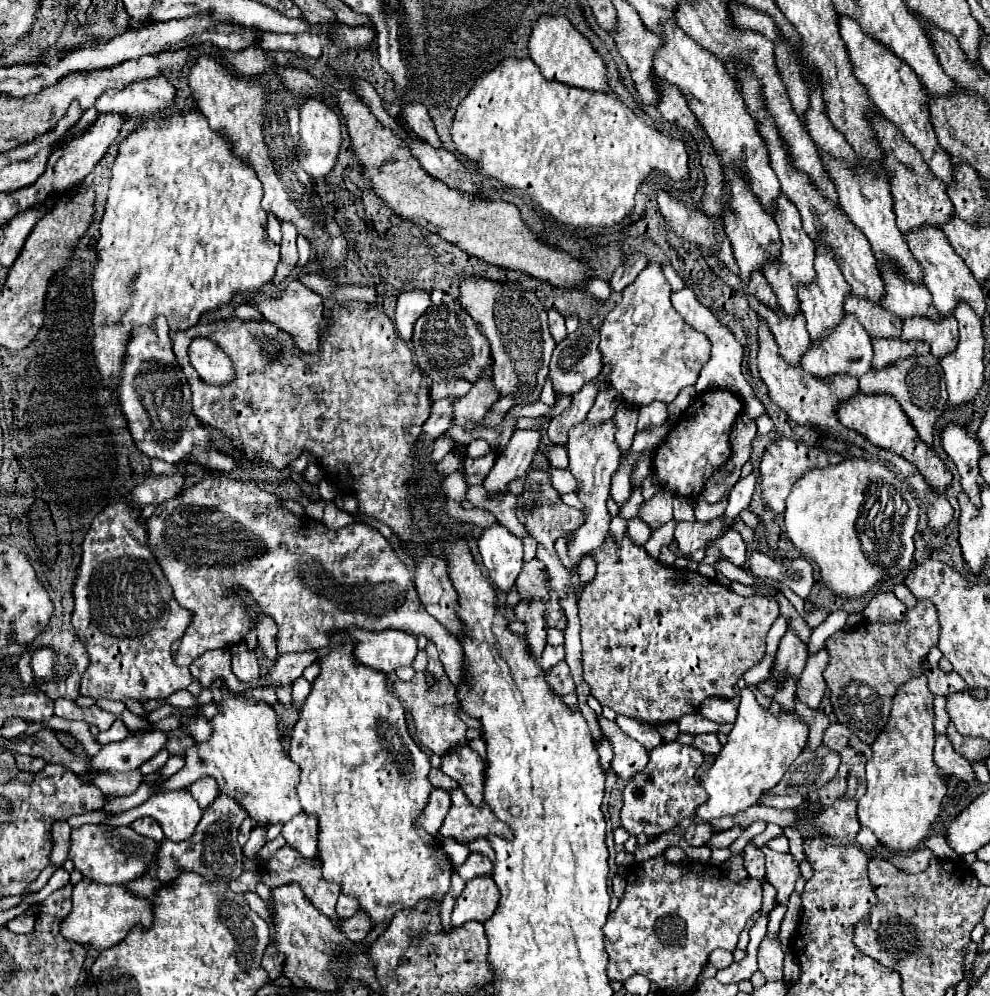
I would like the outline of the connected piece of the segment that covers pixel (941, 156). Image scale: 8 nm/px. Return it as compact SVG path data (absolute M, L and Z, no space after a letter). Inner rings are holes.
M839 14L839 30L841 38L845 42L851 66L853 66L853 76L861 80L861 84L867 88L871 102L883 114L887 120L897 124L897 128L903 132L903 136L923 154L923 160L929 164L931 172L949 184L953 180L953 166L949 154L939 146L937 136L933 132L933 126L929 124L929 110L925 108L925 96L927 92L923 90L923 84L919 78L911 72L909 64L905 64L899 56L895 56L887 46L883 46L879 40L863 32L863 28L849 16Z

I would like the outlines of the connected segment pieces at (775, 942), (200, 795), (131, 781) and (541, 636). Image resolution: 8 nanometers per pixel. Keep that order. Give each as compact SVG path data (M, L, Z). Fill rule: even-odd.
M765 936L759 944L759 970L767 980L783 980L783 950L779 938Z
M201 778L199 782L193 782L189 788L189 792L193 792L193 798L201 804L201 808L207 808L209 804L213 804L213 800L219 796L219 788L217 782L213 778Z
M139 770L137 772L121 772L117 776L109 776L107 772L103 772L101 776L93 778L95 786L101 792L105 792L107 796L129 796L139 788L141 780L143 780L143 776Z
M521 598L515 606L515 616L525 622L527 634L525 640L529 640L529 648L533 648L533 656L541 656L545 648L545 634L547 634L547 622L545 622L545 602L541 598Z

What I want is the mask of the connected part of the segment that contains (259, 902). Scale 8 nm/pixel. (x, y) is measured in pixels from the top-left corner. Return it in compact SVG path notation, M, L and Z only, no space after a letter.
M247 892L244 896L250 908L271 926L272 916L267 903L264 902L255 892Z

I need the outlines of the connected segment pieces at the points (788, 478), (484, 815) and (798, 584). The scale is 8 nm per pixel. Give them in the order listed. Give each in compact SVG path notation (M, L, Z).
M777 440L773 442L759 464L759 476L761 476L761 494L763 494L763 504L775 512L785 512L785 500L791 492L791 486L795 484L795 480L801 478L803 472L811 470L811 468L823 468L829 464L839 464L843 460L841 454L835 452L827 452L827 450L817 450L813 446L805 446L803 442L795 442L795 440Z
M461 788L451 790L451 810L439 828L439 834L445 838L455 838L461 844L469 844L473 836L511 836L511 828L501 822L487 804L473 806L465 800Z
M753 552L749 560L749 570L759 580L787 584L799 598L807 598L815 584L813 568L805 558L783 558L781 562L777 562L761 552Z

